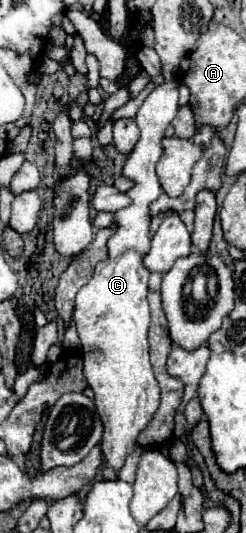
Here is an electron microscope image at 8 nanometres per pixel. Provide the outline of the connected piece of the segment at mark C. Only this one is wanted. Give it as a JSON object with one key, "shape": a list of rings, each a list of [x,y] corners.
{"shape":[[[164,82],[160,86],[156,86],[150,96],[144,100],[144,104],[140,106],[138,114],[136,114],[136,124],[142,132],[138,144],[134,146],[134,150],[126,156],[124,162],[124,170],[122,176],[132,180],[134,186],[126,192],[132,198],[132,204],[118,210],[114,214],[114,226],[116,232],[112,234],[112,238],[108,240],[108,258],[100,260],[94,268],[94,274],[90,278],[90,282],[86,286],[82,286],[76,294],[76,306],[74,306],[74,324],[82,342],[82,360],[84,360],[84,378],[88,382],[88,386],[94,390],[94,402],[96,402],[96,410],[100,414],[100,420],[104,424],[104,436],[102,436],[102,452],[106,456],[106,470],[104,470],[104,480],[114,480],[116,472],[122,468],[126,456],[134,450],[136,438],[138,434],[146,428],[146,424],[152,420],[154,412],[158,410],[160,404],[160,388],[156,382],[156,376],[152,372],[152,364],[148,358],[148,324],[150,324],[150,308],[148,308],[148,276],[150,272],[144,268],[142,260],[150,250],[150,204],[162,194],[158,176],[156,176],[156,162],[162,156],[162,138],[164,138],[164,130],[168,128],[168,124],[174,120],[178,112],[178,82]]]}

